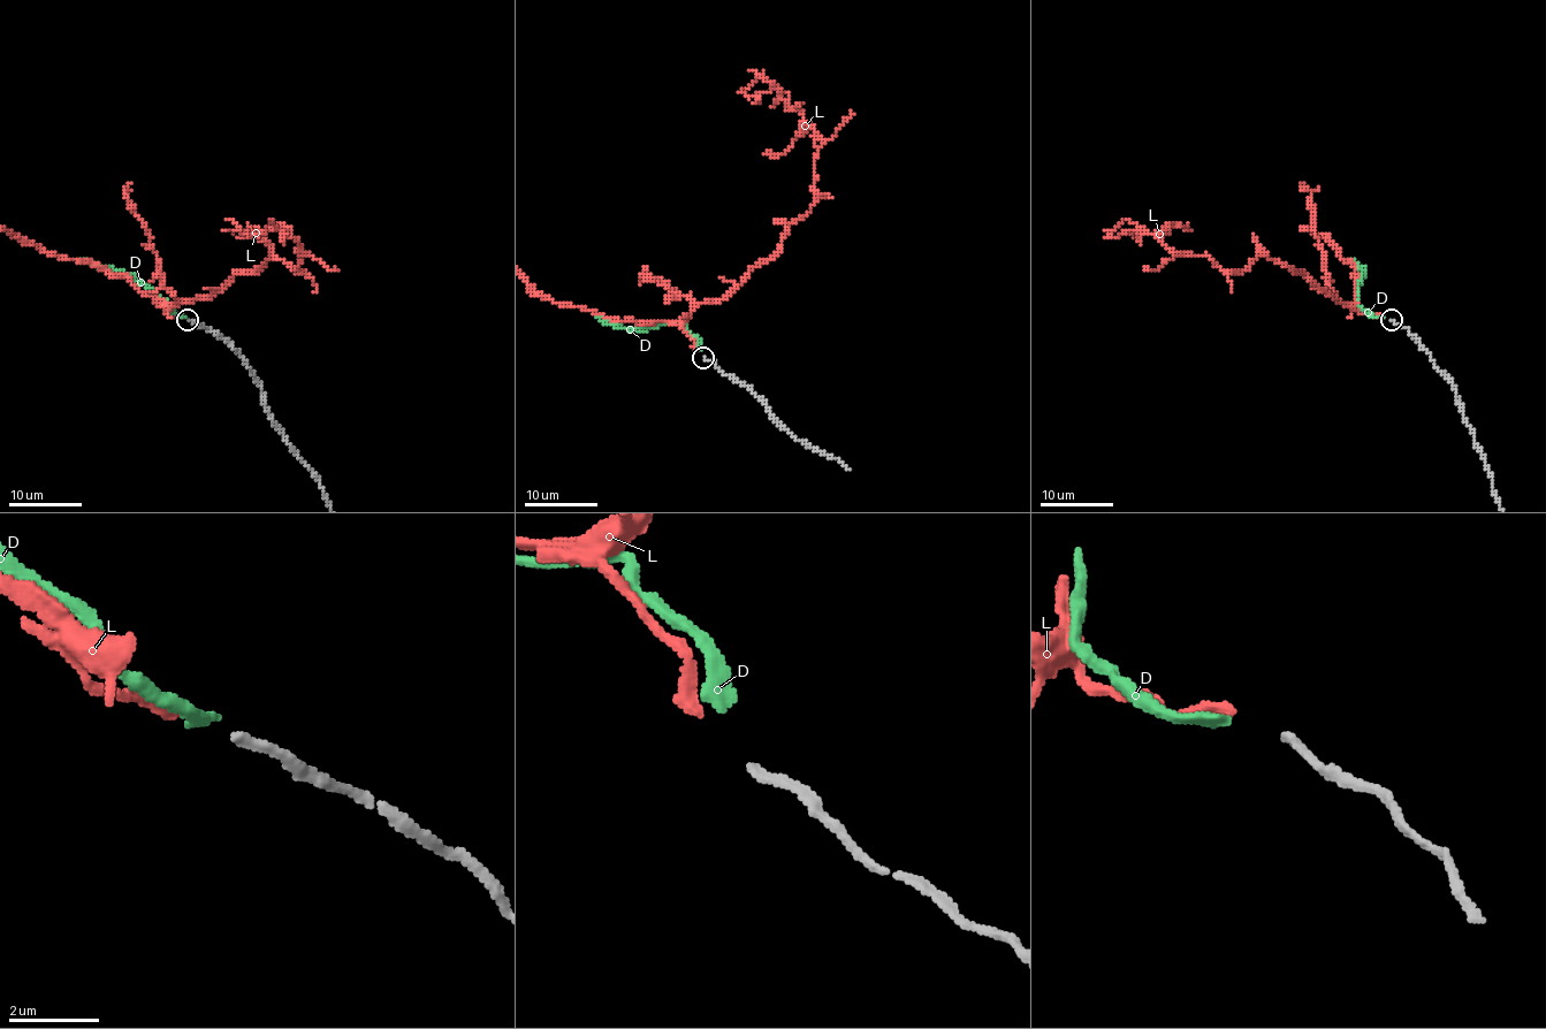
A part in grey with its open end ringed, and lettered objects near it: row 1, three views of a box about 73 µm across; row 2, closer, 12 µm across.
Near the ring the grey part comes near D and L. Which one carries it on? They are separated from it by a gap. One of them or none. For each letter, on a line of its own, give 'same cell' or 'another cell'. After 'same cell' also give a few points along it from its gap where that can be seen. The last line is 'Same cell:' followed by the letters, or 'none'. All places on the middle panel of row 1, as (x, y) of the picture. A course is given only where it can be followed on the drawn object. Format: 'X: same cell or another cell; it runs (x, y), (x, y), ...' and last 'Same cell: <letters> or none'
D: another cell
L: same cell
Same cell: L

